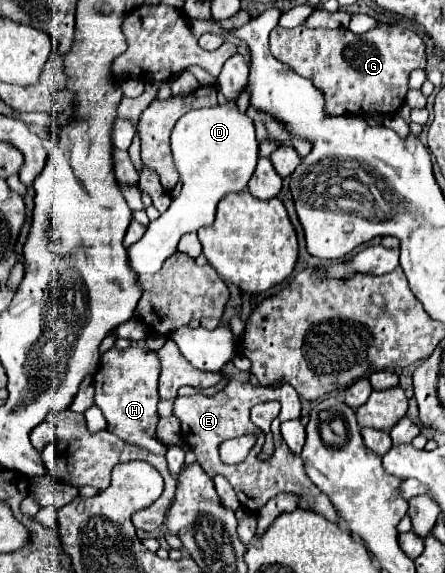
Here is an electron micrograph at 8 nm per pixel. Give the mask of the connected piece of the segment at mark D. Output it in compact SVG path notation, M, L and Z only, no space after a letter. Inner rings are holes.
M239 53L233 55L223 65L221 75L217 77L219 91L223 91L227 101L213 109L189 111L177 121L171 135L171 149L175 167L181 175L181 193L171 201L171 207L157 221L151 221L145 233L147 237L129 247L129 263L138 276L159 271L167 257L175 253L181 235L211 225L221 197L227 193L239 193L247 187L259 157L253 121L237 109L237 99L247 85L247 75L249 65L245 63L245 59ZM161 223L167 225L161 227ZM155 235L163 235L165 239L159 239Z

